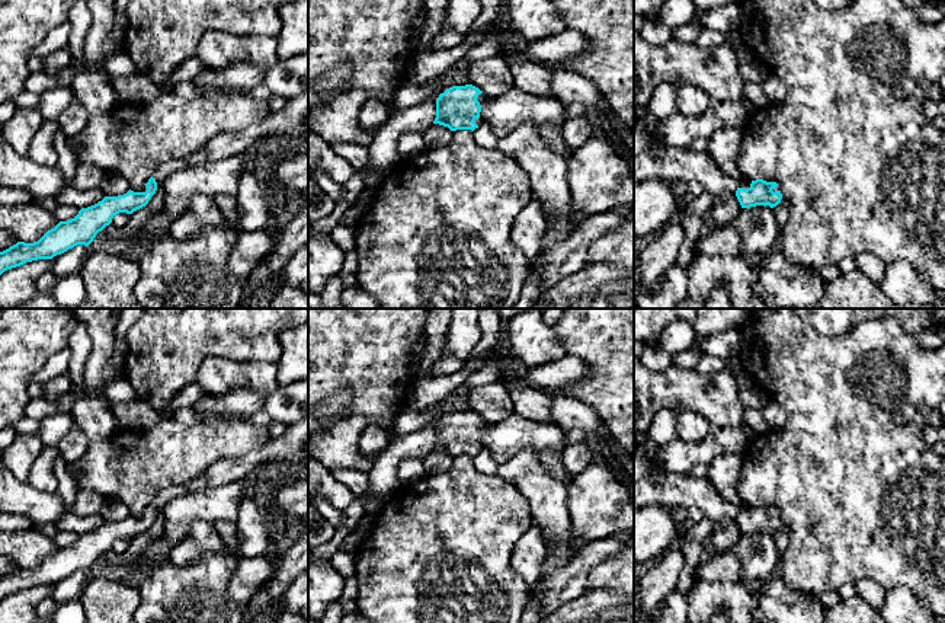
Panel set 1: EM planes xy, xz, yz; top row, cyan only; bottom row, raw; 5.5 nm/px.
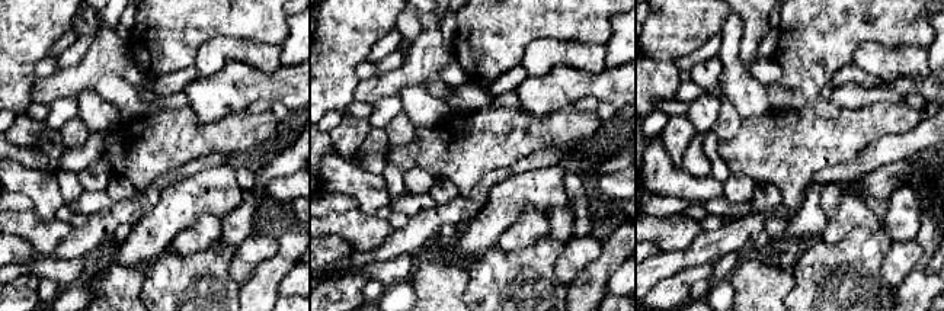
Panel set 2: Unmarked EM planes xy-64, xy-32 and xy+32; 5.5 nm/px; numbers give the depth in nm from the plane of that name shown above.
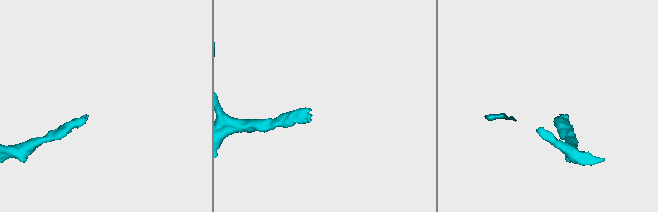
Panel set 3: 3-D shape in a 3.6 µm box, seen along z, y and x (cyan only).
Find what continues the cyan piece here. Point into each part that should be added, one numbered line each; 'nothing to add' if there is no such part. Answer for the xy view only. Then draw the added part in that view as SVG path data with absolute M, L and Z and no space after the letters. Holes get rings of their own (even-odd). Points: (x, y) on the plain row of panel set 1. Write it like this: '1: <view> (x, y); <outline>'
1: xy (294, 441); M308 418L288 425L286 431L272 438L265 447L241 456L233 456L218 460L201 476L161 489L153 504L157 512L172 499L201 492L208 488L218 488L231 482L241 482L252 476L263 464L270 461L297 460L308 448Z

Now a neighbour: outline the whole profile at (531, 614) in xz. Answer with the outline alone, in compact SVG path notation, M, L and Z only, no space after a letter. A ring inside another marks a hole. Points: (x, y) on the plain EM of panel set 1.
M529 592L520 623L539 623L541 614L538 607L538 597Z

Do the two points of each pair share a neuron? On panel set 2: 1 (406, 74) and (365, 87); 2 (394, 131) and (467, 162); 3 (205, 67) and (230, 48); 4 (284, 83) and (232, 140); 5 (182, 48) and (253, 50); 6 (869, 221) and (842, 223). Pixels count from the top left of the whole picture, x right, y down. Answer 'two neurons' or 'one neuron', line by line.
1: one neuron
2: two neurons
3: one neuron
4: two neurons
5: two neurons
6: one neuron

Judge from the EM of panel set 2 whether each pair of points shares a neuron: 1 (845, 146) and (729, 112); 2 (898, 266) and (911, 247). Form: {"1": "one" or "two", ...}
{"1": "two", "2": "one"}

